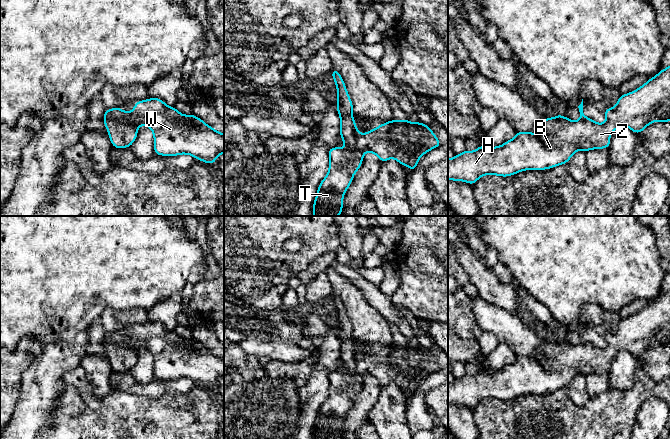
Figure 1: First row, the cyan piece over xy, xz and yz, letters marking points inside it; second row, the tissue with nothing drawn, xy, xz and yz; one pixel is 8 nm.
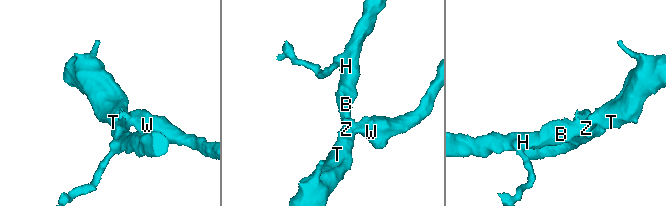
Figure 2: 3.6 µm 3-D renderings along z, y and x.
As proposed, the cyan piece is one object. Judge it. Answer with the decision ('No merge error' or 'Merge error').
Merge error

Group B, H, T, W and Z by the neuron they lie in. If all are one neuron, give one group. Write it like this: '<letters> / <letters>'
B H T Z / W

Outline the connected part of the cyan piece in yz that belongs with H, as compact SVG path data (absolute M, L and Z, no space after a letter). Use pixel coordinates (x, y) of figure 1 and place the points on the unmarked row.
M670 290L661 294L644 309L626 319L620 319L613 332L605 334L606 346L596 347L592 343L572 345L560 338L555 342L545 342L539 348L541 361L532 356L517 356L515 361L498 371L487 372L479 369L476 375L465 374L460 379L448 383L448 404L465 405L474 409L483 399L507 401L524 394L544 394L566 388L578 374L603 373L610 370L610 358L624 349L636 358L650 347L670 345Z

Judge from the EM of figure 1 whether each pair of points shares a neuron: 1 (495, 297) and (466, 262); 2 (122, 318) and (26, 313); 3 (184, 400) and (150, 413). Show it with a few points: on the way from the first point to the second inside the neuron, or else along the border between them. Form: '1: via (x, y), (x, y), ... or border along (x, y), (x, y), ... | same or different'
1: via (490, 288), (475, 271) | same
2: border along (138, 307), (114, 310) | different
3: via (176, 408), (171, 413), (158, 413) | same

